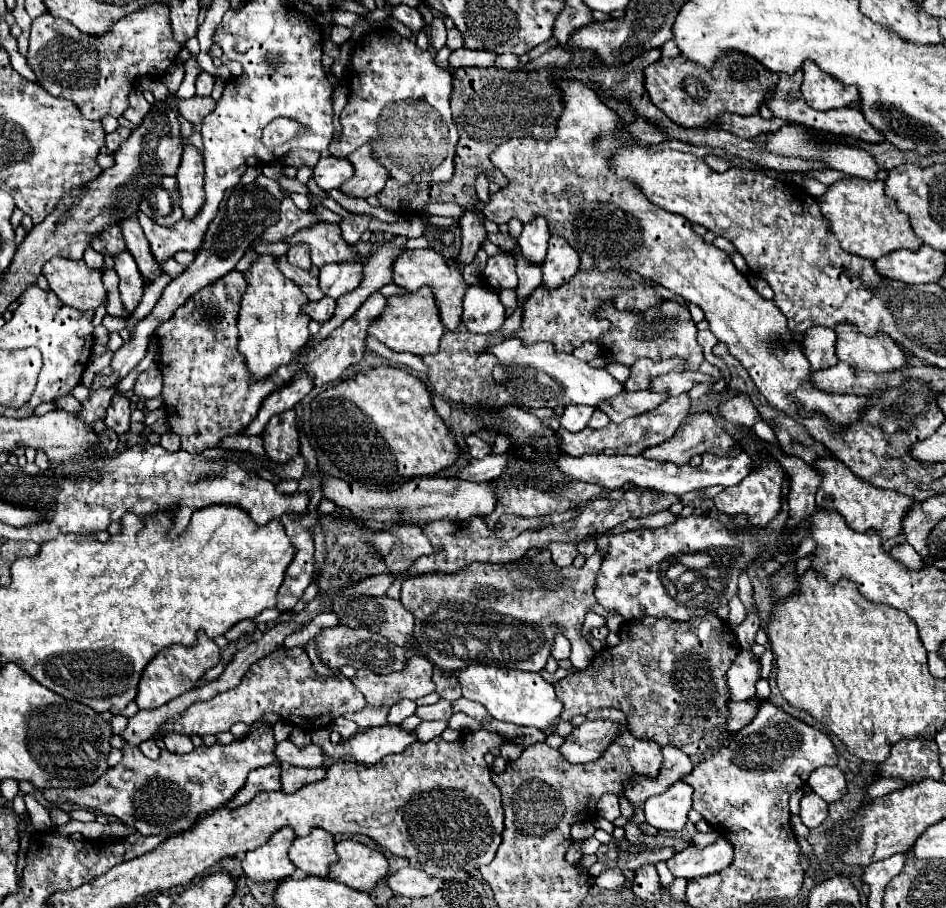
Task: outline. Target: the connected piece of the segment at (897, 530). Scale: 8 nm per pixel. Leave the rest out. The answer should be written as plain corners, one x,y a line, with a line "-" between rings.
819,457
815,459
813,467
823,475
821,477
821,485
815,493
815,501
819,507
829,507
839,511
847,525
859,533
865,533
869,529
877,531
883,539
891,539
891,537
899,537
903,535
901,529
901,519
907,513
907,509
911,505
915,505
915,499
901,495
897,491
891,489
877,489
871,483
863,481
861,477
857,477
855,473
851,473
839,459
835,457

